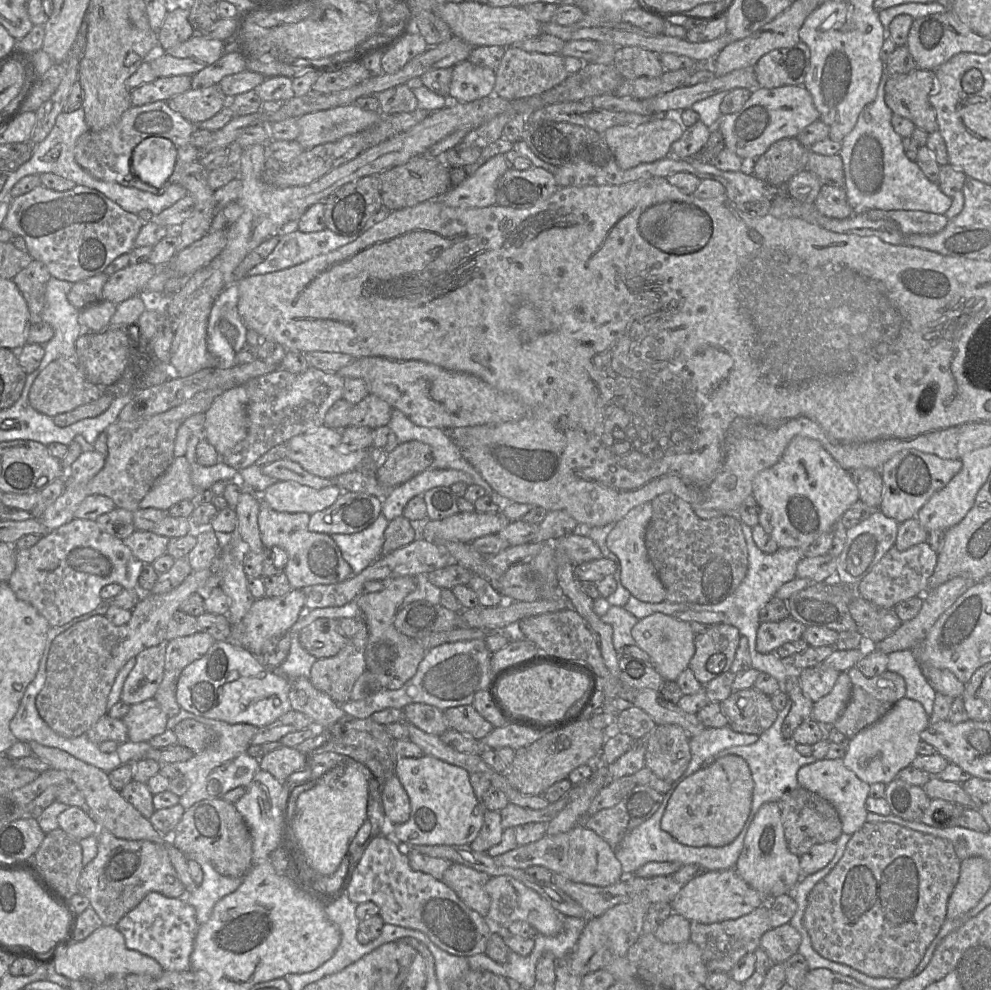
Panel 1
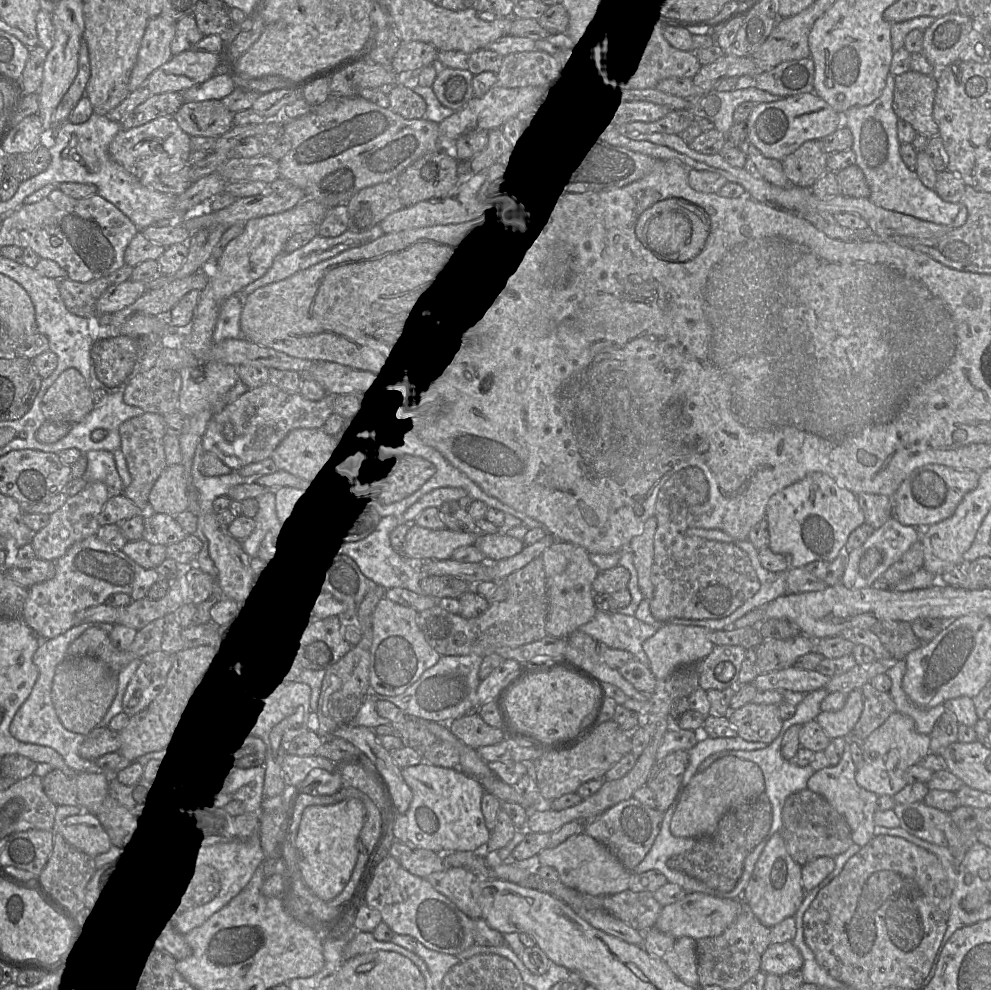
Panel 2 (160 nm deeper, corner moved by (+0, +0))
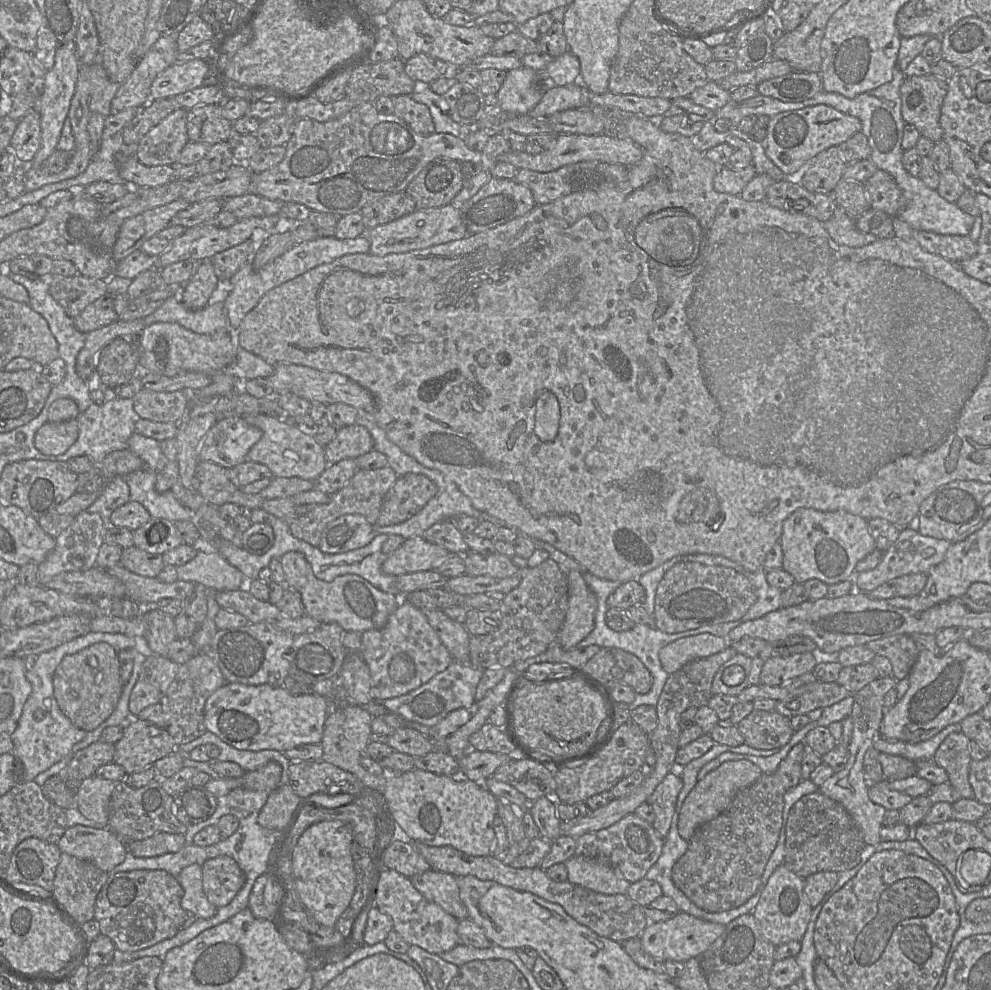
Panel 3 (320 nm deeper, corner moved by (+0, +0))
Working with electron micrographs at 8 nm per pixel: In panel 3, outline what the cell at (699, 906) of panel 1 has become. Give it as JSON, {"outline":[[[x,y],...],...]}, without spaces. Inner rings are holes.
{"outline":[[[679,912],[665,922],[650,922],[640,936],[644,951],[659,962],[678,961],[685,963],[698,958],[721,934],[726,926]]]}

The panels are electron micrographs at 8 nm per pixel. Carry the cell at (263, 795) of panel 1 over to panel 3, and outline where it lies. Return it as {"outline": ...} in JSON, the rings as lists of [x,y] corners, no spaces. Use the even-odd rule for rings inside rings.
{"outline":[[[226,683],[207,699],[204,709],[204,723],[207,731],[214,733],[222,741],[236,749],[247,751],[276,750],[283,753],[303,744],[320,744],[327,715],[328,700],[314,692],[293,695],[283,686]]]}

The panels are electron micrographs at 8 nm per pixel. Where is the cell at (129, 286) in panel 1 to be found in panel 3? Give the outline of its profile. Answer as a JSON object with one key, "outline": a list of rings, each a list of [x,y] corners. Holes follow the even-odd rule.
{"outline":[[[107,291],[103,296],[89,304],[74,319],[75,327],[78,331],[88,334],[91,331],[109,325],[120,319],[128,302],[127,293],[114,294]]]}

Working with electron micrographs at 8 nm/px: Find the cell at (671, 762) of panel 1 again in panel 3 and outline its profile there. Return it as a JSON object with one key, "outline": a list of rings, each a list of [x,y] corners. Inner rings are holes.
{"outline":[[[674,770],[664,777],[647,799],[654,811],[652,826],[662,839],[669,832],[681,788],[682,779],[680,773],[678,770]]]}

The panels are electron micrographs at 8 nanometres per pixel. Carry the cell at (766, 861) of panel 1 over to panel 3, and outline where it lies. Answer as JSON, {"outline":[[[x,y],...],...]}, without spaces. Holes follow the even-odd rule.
{"outline":[[[782,864],[775,869],[761,893],[752,914],[763,937],[775,947],[791,941],[801,942],[806,933],[813,908],[807,902],[803,888],[804,879]]]}

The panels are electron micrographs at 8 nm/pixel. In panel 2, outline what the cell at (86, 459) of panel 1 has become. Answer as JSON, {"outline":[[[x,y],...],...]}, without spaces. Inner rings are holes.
{"outline":[[[102,482],[87,483],[79,493],[68,497],[65,504],[49,516],[49,523],[35,532],[31,543],[35,558],[54,562],[62,557],[73,544],[96,535],[100,527],[98,516],[108,498],[107,487]]]}

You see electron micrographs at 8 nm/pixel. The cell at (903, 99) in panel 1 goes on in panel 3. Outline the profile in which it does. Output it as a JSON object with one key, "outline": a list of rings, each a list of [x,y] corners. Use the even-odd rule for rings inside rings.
{"outline":[[[932,74],[906,77],[900,88],[903,120],[932,142],[943,140],[941,107],[948,81]]]}

